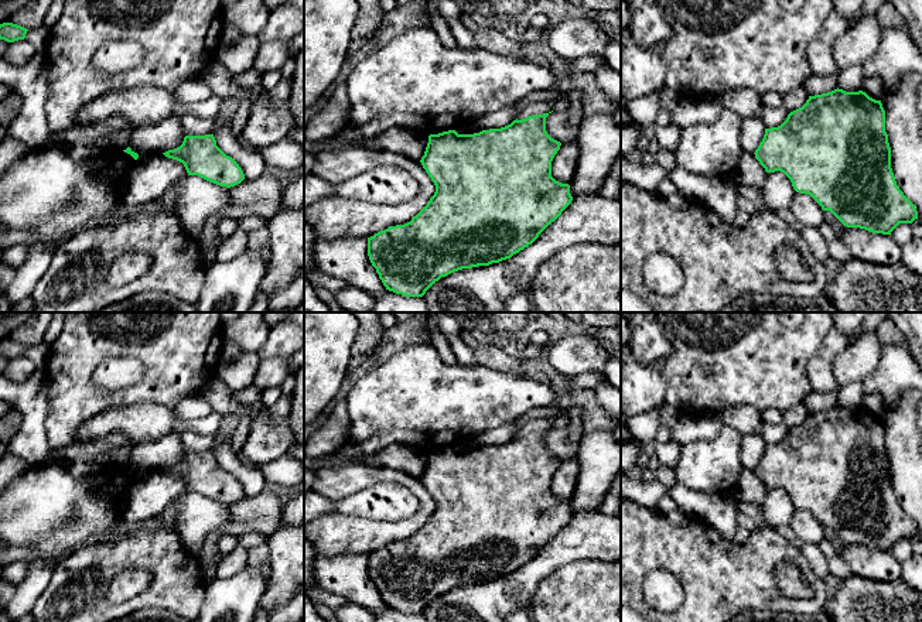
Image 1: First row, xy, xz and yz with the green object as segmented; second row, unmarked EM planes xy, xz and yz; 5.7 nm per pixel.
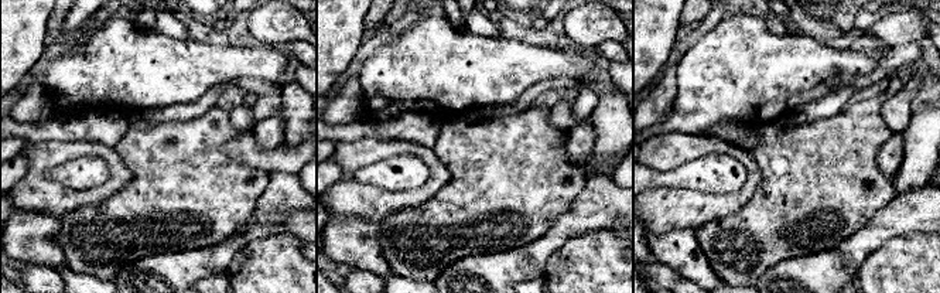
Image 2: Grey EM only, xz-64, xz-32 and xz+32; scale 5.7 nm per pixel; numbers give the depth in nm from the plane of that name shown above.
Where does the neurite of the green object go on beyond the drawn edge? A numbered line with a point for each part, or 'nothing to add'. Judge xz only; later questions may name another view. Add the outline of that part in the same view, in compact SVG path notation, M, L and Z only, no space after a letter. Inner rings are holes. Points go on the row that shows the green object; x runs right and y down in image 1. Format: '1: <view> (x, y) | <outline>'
nothing to add

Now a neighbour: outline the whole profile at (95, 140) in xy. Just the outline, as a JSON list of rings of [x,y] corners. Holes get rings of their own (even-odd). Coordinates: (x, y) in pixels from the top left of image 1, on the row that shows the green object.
[[[110,116],[85,129],[75,124],[62,133],[52,133],[45,146],[55,146],[65,150],[76,160],[103,157],[115,146],[112,137],[117,131],[133,130],[136,126],[123,116]]]

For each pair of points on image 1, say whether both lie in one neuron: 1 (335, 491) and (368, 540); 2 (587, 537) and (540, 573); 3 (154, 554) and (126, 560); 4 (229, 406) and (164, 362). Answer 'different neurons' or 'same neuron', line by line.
1: same neuron
2: same neuron
3: same neuron
4: different neurons

